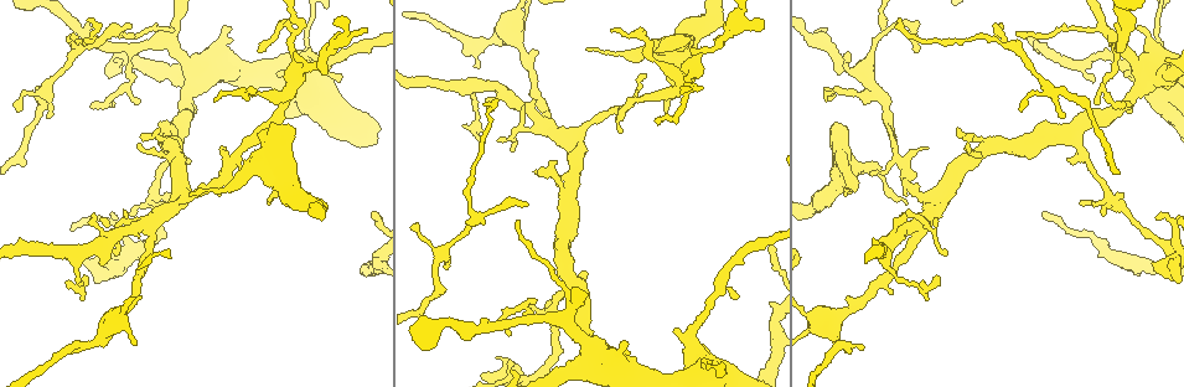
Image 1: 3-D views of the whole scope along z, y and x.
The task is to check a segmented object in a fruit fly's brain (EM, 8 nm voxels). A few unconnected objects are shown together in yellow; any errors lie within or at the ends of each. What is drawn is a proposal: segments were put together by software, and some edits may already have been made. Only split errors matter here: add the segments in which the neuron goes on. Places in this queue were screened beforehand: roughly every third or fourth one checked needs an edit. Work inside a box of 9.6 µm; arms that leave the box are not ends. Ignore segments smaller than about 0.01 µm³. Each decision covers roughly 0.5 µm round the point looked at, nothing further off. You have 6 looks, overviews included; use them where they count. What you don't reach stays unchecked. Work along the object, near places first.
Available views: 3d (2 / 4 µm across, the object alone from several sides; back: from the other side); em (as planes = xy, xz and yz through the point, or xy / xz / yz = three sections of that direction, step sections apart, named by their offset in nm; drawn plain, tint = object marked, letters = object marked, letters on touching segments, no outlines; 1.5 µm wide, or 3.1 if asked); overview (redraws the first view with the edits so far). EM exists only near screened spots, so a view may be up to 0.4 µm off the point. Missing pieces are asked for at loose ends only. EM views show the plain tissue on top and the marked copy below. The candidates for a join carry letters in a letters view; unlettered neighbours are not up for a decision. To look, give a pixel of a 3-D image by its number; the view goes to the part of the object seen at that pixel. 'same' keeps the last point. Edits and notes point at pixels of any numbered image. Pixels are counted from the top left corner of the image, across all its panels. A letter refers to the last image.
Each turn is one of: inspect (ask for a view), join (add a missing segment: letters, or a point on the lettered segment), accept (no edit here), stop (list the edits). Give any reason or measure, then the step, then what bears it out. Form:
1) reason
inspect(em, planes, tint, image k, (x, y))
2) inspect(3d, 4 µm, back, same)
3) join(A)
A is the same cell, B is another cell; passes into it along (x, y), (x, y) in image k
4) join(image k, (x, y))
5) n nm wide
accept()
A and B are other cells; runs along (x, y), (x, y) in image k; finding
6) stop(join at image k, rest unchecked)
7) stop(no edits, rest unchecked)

an open end
inspect(em, yz, step 8, tint, image 1, (1139, 26))

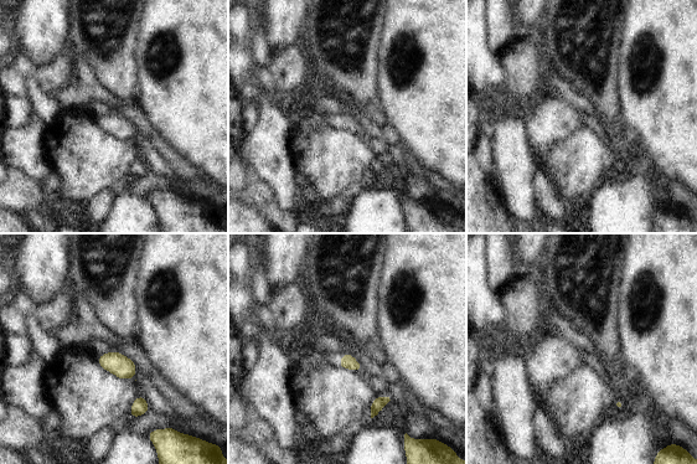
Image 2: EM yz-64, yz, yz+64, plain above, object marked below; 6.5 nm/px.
see the neighbours
inspect(em, yz, step 8, letters, same)

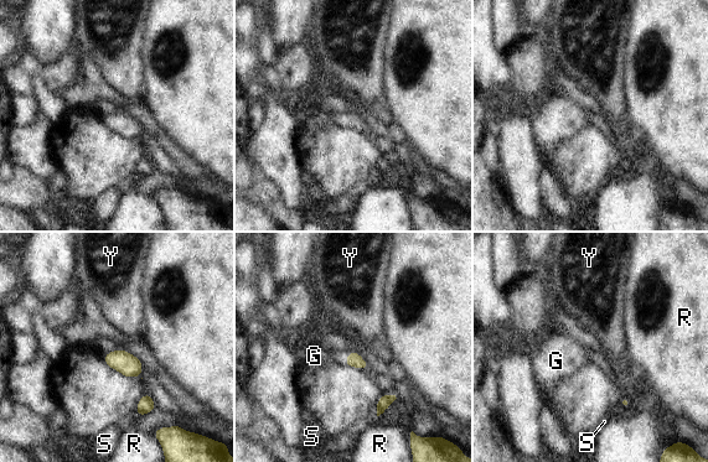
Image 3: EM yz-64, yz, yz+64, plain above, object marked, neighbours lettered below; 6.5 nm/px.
join(G)
G is the same cell, R, S and Y are other cells; the neuron continues

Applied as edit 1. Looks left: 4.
branch stops here
inspect(em, planes, letters, image 1, (1122, 107))

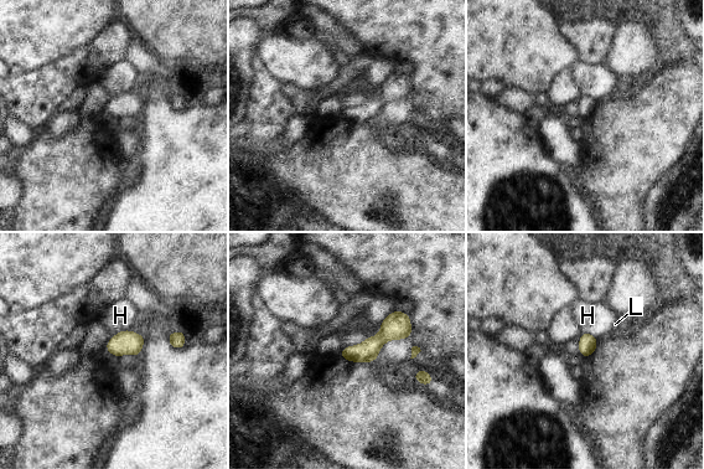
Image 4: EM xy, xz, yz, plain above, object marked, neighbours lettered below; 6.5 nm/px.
accept()
H and L are other cells; runs along (407, 318), (366, 352), (343, 354) in image 4; none of them fits

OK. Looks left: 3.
thin end
inspect(em, planes, letters, image 1, (1102, 213))

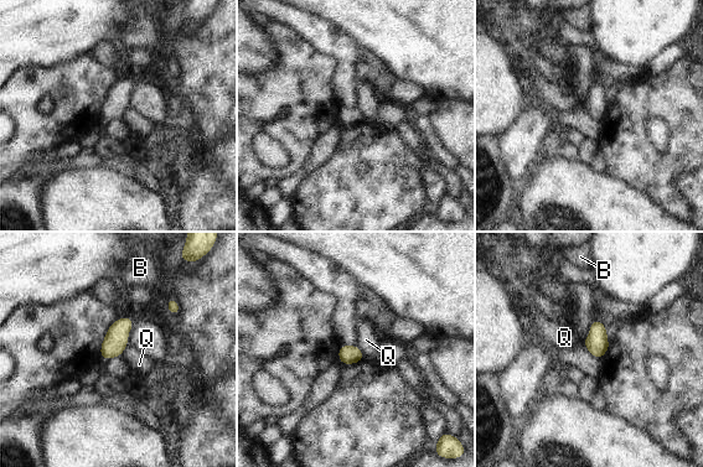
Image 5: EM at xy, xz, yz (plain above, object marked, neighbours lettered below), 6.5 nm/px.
Q touches over 120 nm
accept()
B and Q are other cells; border along (355, 344), (365, 358) in image 5; no lettered segment goes on from it

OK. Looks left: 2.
stop(join at image 3, rest unchecked)

